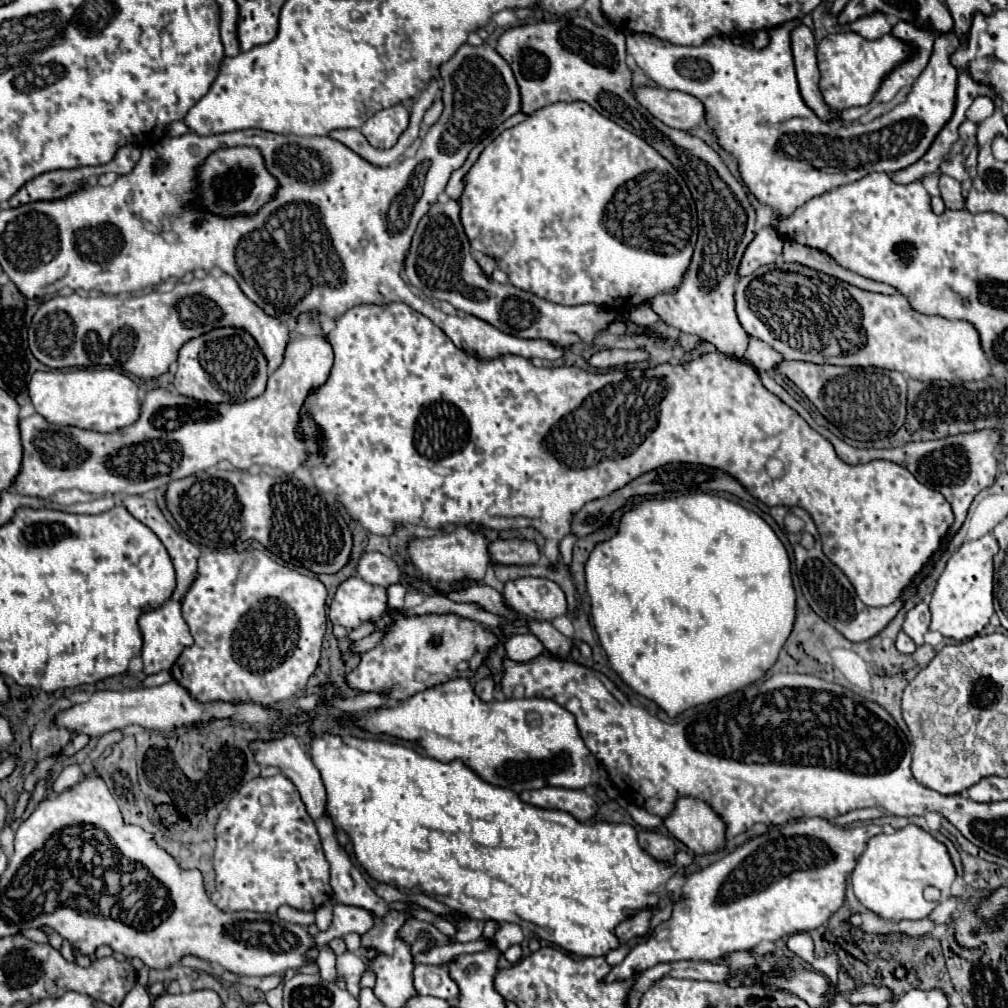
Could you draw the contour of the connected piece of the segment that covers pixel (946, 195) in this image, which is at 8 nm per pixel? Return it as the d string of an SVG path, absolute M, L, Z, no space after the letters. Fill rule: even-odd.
M941 176L939 188L941 188L941 198L949 210L965 210L965 200L961 196L961 184L955 178Z

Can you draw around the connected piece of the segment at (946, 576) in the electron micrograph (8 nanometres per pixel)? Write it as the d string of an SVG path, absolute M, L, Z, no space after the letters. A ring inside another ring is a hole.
M987 534L979 540L965 542L947 562L945 572L937 580L931 596L931 630L941 632L945 638L963 642L977 636L995 614L993 601L993 557L997 554L997 540Z

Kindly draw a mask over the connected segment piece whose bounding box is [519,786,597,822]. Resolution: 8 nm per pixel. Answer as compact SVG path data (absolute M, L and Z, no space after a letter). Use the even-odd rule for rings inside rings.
M543 786L539 790L525 790L519 796L521 796L521 800L525 800L531 806L549 808L549 810L563 810L581 822L589 820L597 812L597 802L589 794L585 794L583 790Z

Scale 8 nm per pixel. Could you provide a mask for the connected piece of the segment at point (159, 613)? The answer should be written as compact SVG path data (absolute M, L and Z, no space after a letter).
M169 600L161 608L145 612L139 618L139 628L143 632L143 652L141 652L141 658L143 658L143 672L145 674L157 674L161 670L171 670L171 666L175 664L177 656L189 644L193 644L193 636L189 632L189 626L185 624L185 618L181 616L181 602L177 602L177 600Z

